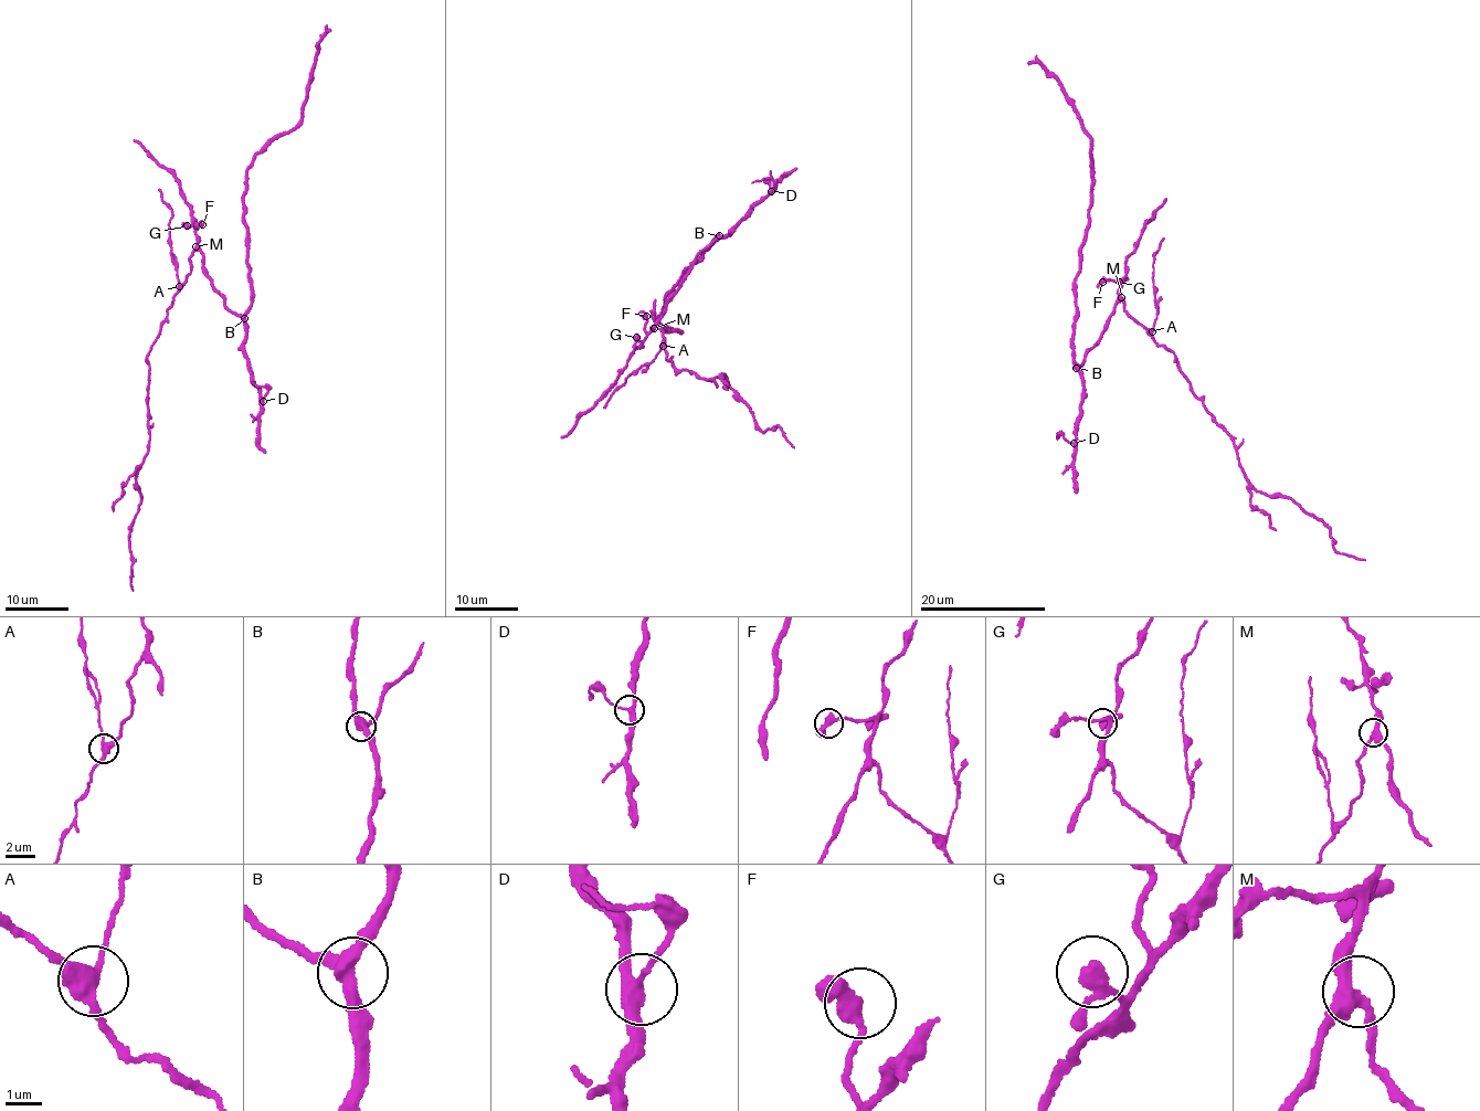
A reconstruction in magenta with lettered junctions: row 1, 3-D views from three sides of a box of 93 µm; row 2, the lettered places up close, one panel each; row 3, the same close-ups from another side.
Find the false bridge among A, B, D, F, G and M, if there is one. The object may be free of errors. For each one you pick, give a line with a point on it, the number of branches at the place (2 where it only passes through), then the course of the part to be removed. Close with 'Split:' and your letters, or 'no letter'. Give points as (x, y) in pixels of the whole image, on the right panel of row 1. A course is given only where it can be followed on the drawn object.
A: place (1152, 331); branches 3; course (1152, 331), (1156, 307), (1154, 255), (1164, 239)
Split: A

